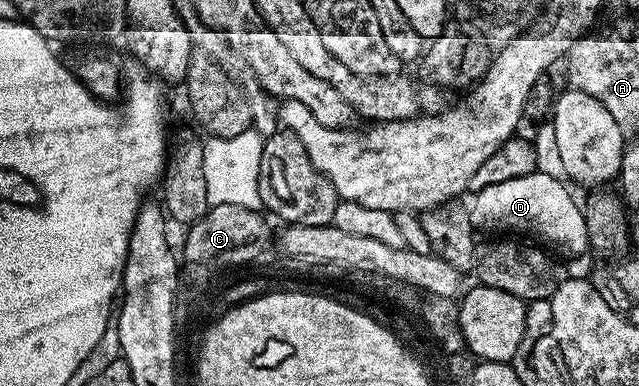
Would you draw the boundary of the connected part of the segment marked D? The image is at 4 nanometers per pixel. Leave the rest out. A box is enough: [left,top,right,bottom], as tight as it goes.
[470,171,589,256]

